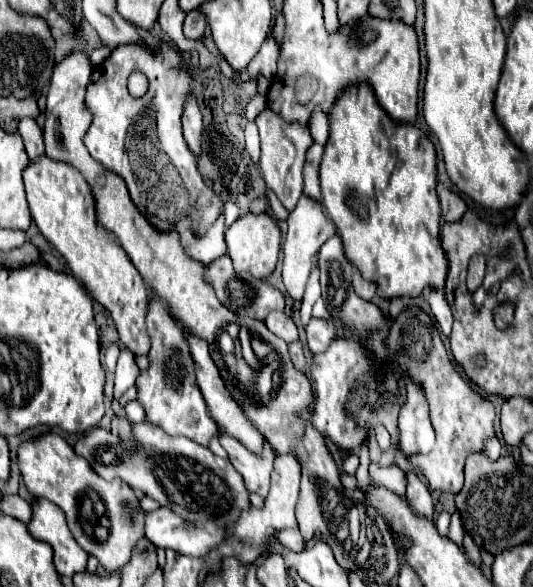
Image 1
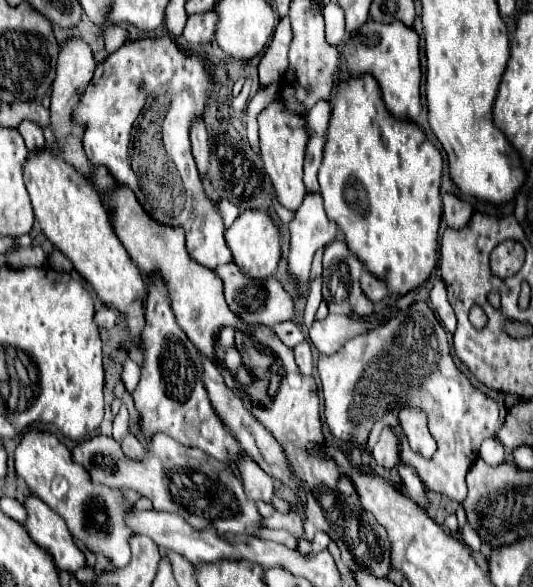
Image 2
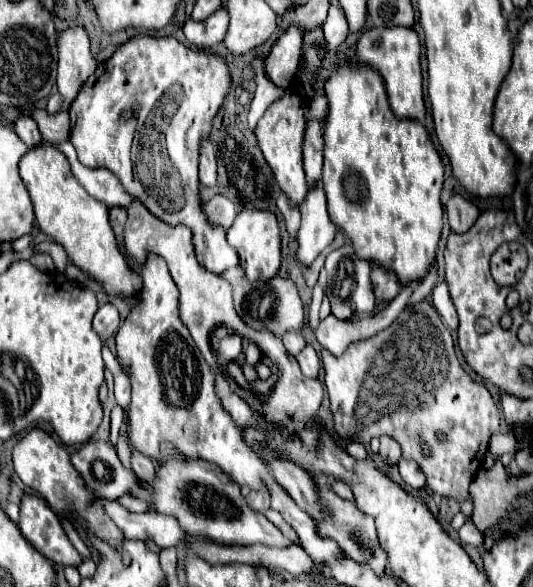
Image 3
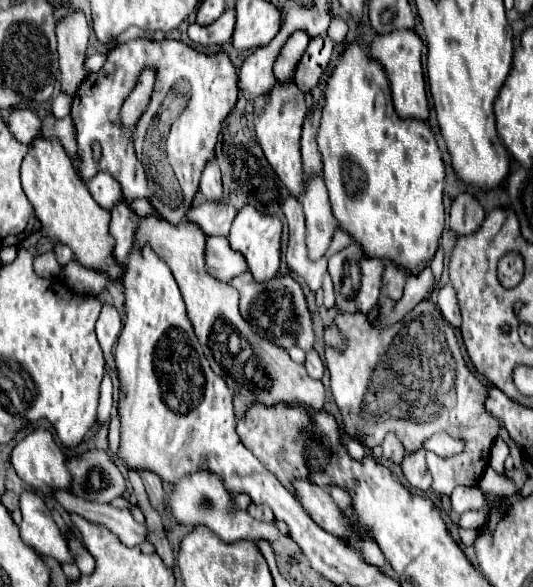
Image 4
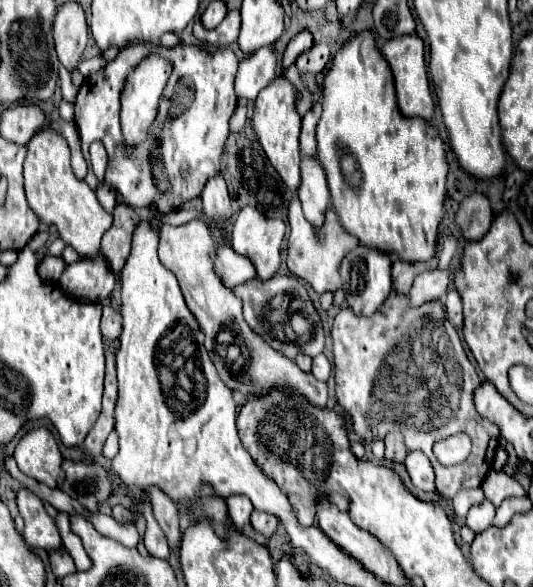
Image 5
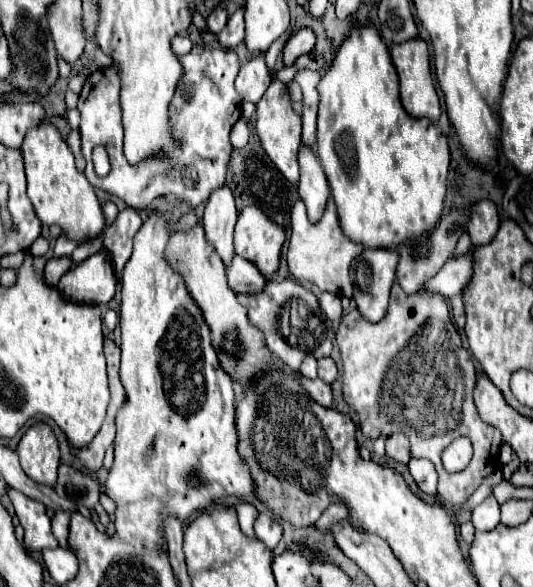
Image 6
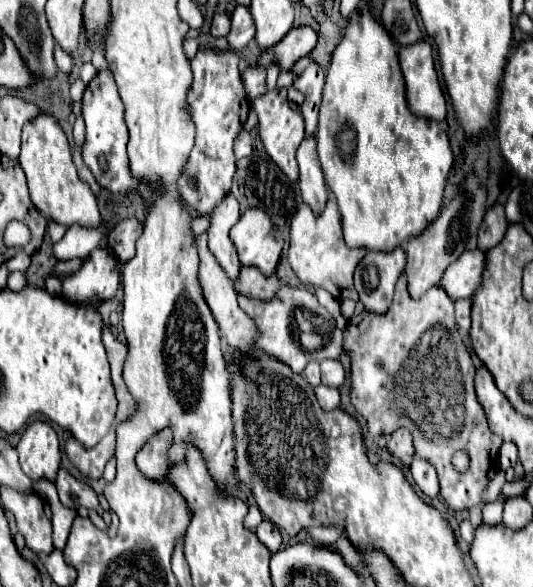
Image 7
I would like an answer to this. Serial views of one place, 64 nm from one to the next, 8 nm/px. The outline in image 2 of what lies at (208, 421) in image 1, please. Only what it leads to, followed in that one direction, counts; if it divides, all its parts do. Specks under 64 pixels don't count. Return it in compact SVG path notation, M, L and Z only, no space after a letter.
M150 280L148 284L144 312L146 312L144 314L146 326L142 332L144 366L140 382L132 394L134 404L142 414L140 420L142 436L150 438L154 432L164 432L174 440L180 440L182 444L202 448L204 452L216 456L224 464L236 462L244 454L244 450L212 410L206 388L202 384L200 352L188 340L184 330L176 324L168 298L164 296L164 288L160 288L156 280Z

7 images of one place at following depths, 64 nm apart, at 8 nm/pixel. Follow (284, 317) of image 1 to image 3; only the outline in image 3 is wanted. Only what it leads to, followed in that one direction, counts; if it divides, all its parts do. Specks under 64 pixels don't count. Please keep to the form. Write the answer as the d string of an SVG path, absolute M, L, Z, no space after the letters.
M296 330L284 332L284 334L282 334L282 342L284 342L284 346L288 348L288 352L292 352L292 356L296 356L296 354L304 348L304 344L306 344L304 336L302 336L300 332L296 332Z

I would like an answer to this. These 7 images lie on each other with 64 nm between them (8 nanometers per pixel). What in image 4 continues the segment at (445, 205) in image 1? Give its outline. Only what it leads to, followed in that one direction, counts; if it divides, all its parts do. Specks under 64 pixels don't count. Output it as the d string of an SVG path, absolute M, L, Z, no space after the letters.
M458 194L450 208L450 228L456 234L472 234L480 228L484 216L484 208L470 194Z

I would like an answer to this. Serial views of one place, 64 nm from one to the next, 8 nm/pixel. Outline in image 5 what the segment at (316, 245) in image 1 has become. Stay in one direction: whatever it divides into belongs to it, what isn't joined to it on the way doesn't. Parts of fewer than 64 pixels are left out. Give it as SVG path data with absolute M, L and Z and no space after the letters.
M302 158L302 184L298 188L298 198L304 208L306 220L318 230L322 228L326 220L326 212L330 208L330 196L328 196L328 184L324 180L324 170L320 168L320 162Z

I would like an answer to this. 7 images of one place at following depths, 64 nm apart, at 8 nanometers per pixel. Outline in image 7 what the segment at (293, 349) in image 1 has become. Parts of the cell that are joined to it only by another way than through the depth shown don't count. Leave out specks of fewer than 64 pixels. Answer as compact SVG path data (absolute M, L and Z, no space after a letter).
M322 360L322 384L332 388L342 386L346 380L346 372L338 360Z

